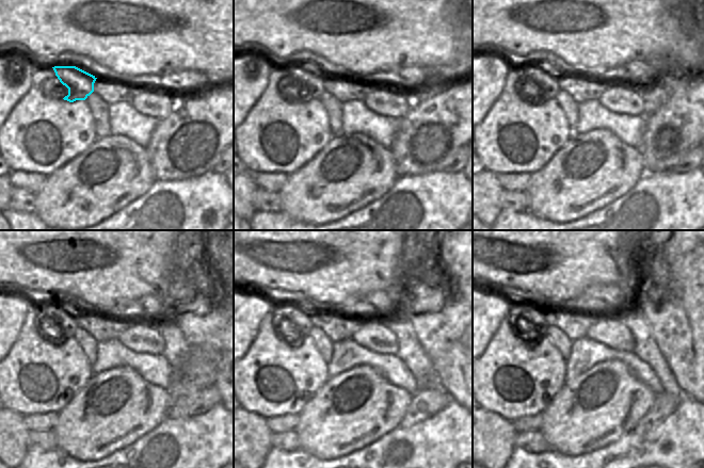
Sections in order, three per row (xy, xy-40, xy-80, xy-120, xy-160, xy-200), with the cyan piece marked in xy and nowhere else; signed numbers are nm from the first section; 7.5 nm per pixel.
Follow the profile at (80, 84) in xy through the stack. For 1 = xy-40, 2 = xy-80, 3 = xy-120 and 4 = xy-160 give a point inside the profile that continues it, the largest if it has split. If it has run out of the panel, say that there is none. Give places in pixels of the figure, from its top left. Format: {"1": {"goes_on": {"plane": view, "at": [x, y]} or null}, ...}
{"1": {"goes_on": {"plane": "xy-40", "at": [310, 83]}}, "2": {"goes_on": {"plane": "xy-80", "at": [547, 82]}}, "3": {"goes_on": {"plane": "xy-120", "at": [51, 316]}}, "4": {"goes_on": {"plane": "xy-160", "at": [290, 318]}}}

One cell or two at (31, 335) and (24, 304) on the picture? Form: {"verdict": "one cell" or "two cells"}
{"verdict": "two cells"}

